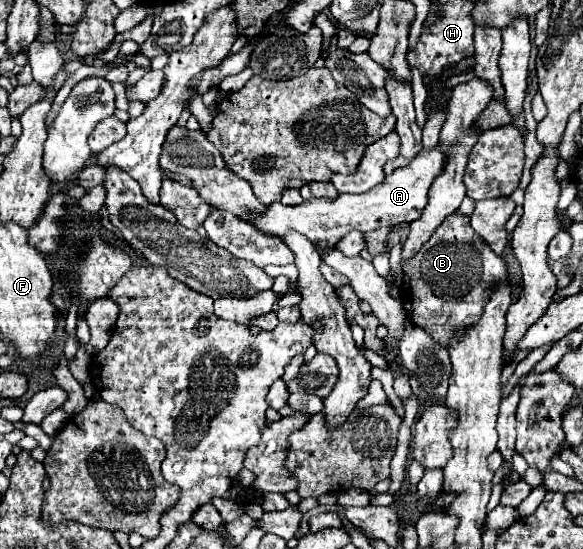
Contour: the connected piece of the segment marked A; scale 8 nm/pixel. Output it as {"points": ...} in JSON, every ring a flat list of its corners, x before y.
{"points":[[434,146,432,150,422,150,416,158,412,158,406,166,396,168,382,184,378,184,374,190,364,194,340,194,334,202,318,200,304,202,300,206,282,206,280,202,268,206,268,212,262,216,252,216,256,226,274,234,284,234,286,230,298,230,312,242,326,240,330,246,336,246,336,242,346,236,352,230,370,232,376,228,392,228,400,222,414,222,422,216,422,210,428,204,428,190,432,182,444,172,446,168,446,154,440,146]]}

